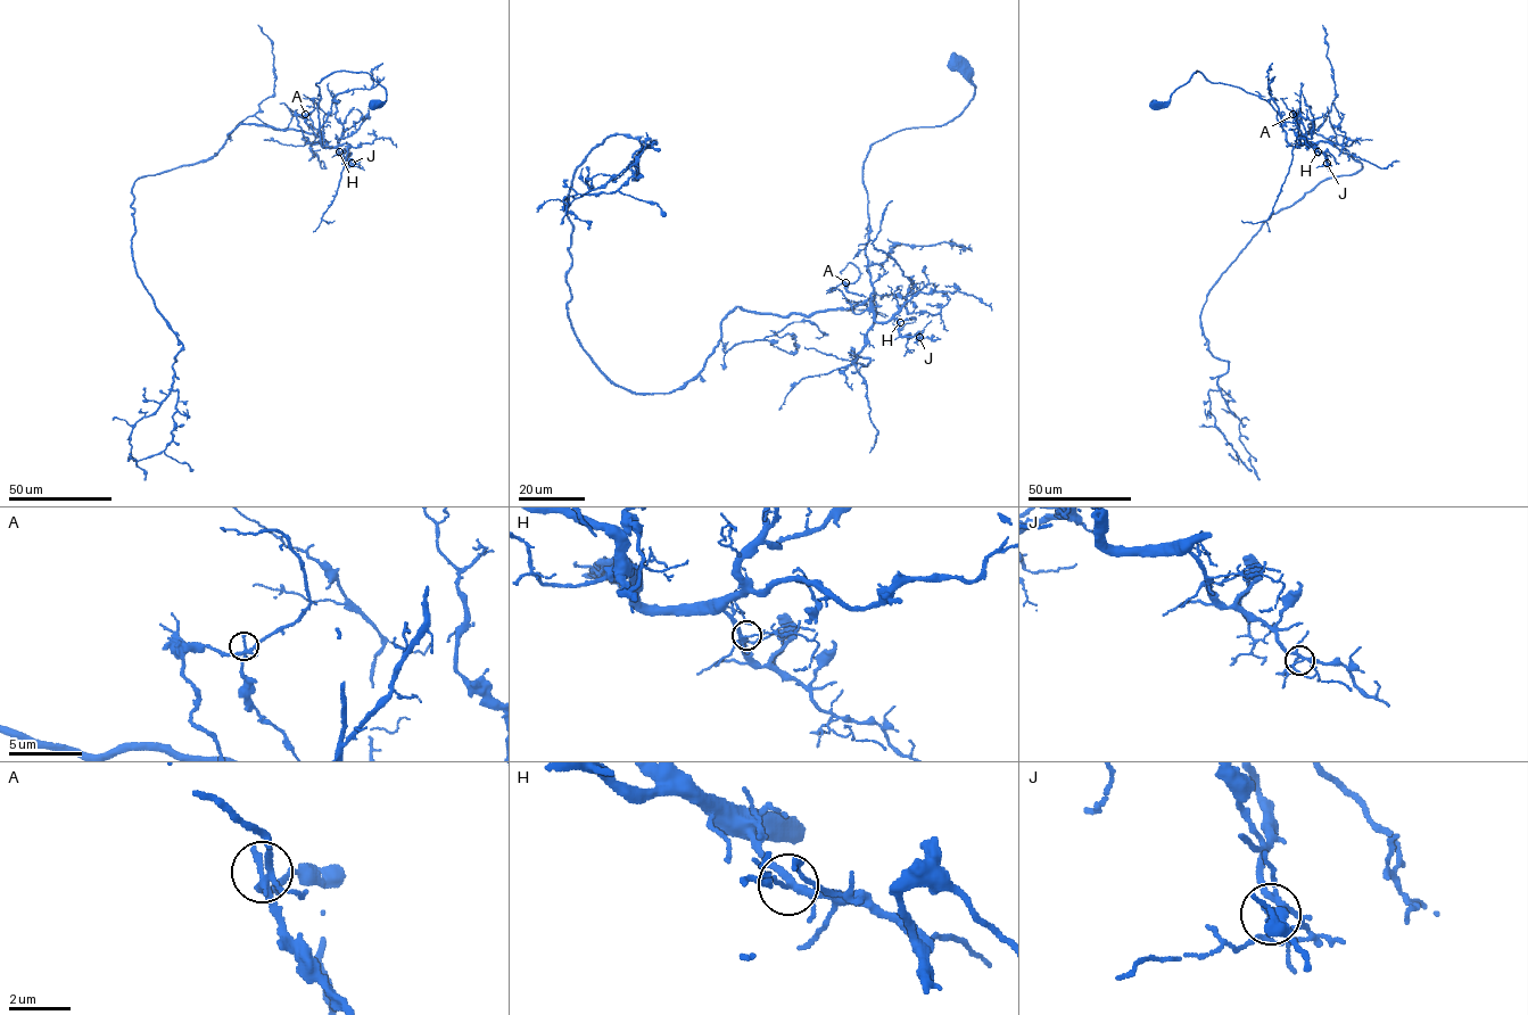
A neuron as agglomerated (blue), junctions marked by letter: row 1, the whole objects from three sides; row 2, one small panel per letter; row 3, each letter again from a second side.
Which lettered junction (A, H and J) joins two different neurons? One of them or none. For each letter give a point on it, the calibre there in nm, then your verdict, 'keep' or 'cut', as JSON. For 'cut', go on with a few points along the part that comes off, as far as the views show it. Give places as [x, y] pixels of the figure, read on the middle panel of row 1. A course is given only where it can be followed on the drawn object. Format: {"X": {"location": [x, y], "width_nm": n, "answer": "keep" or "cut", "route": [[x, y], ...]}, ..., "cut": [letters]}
{"A": {"location": [845, 282], "width_nm": 200, "answer": "cut", "route": [[845, 282], [845, 288], [866, 297]]}, "H": {"location": [900, 322], "width_nm": 220, "answer": "keep"}, "J": {"location": [919, 337], "width_nm": 180, "answer": "keep"}, "cut": ["A"]}

